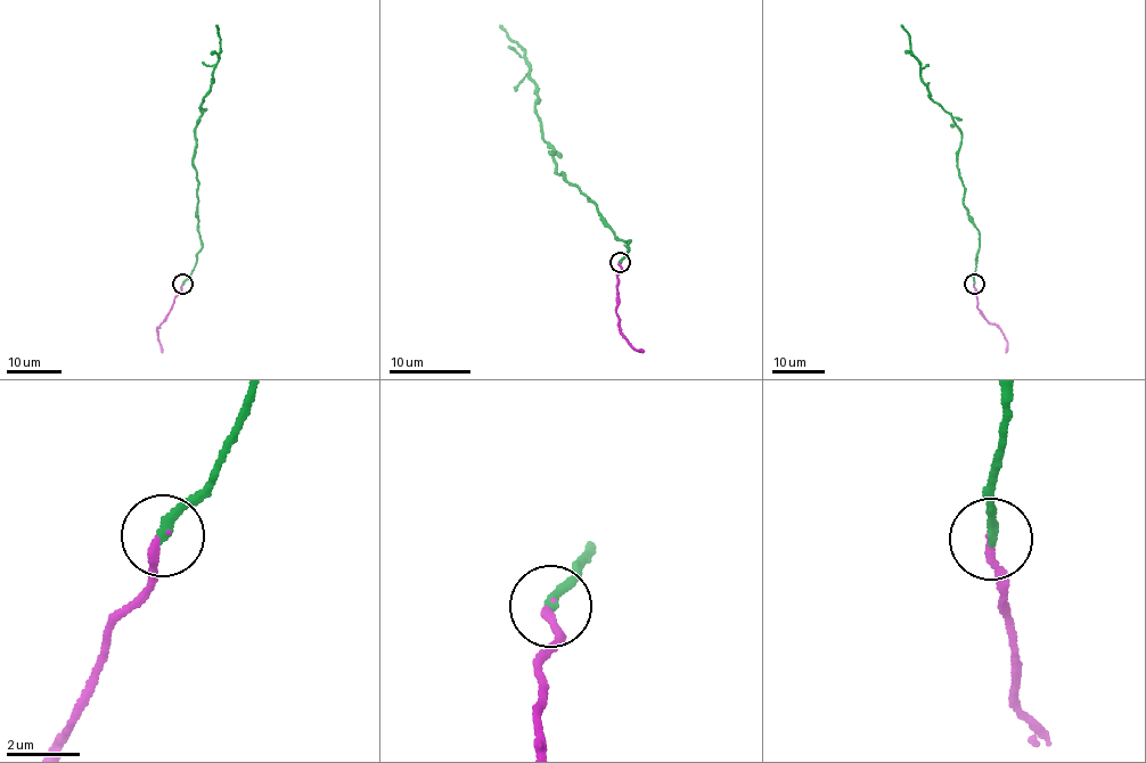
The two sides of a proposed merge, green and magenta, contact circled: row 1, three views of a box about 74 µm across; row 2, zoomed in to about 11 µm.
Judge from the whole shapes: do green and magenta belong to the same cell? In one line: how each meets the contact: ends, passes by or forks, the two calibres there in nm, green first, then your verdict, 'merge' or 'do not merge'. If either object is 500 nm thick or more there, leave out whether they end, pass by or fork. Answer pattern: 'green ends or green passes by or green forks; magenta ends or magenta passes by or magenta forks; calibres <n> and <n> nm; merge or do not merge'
green ends; magenta ends; calibres 280 and 240 nm; merge

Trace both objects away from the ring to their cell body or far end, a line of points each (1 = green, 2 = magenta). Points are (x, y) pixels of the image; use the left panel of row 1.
1: (182, 284), (202, 247), (198, 180), (194, 164), (195, 126), (213, 79), (220, 47), (215, 25)
2: (182, 284), (157, 334), (163, 352)

